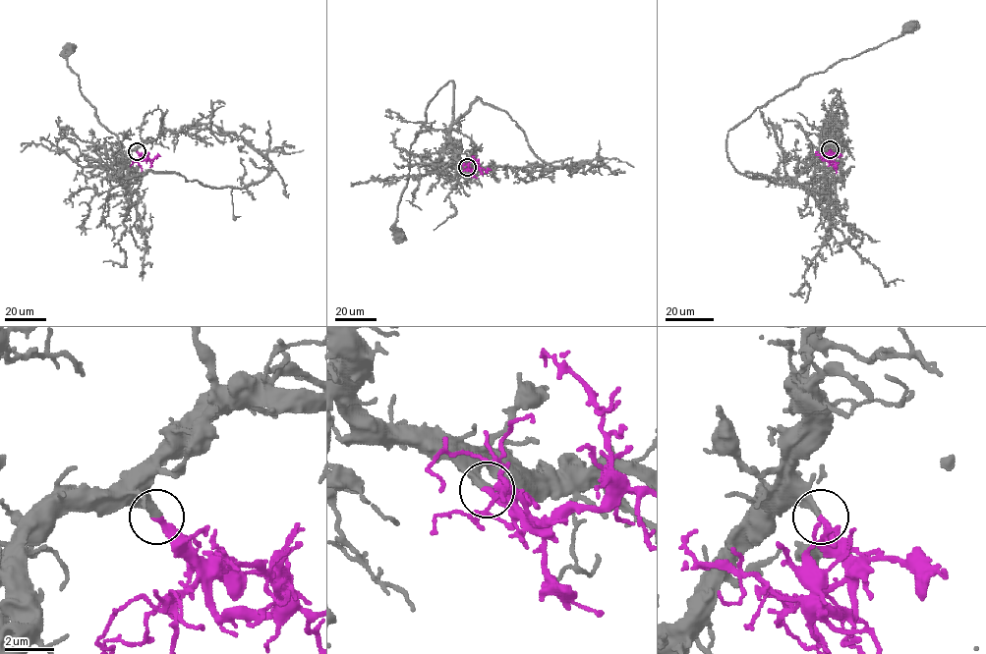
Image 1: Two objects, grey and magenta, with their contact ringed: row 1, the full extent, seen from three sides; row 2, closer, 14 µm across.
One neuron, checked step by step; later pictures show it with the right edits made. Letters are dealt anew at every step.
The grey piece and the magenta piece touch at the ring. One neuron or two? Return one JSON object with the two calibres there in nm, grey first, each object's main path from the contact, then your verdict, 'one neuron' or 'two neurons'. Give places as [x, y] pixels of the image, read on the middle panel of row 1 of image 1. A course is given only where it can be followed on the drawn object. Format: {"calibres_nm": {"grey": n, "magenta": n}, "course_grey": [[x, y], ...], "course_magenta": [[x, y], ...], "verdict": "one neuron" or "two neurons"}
{"calibres_nm": {"grey": 300, "magenta": 300}, "course_grey": [[467, 168], [455, 161], [449, 144], [451, 81], [430, 101], [411, 145], [409, 175], [395, 224], [399, 236]], "course_magenta": [[467, 168], [477, 169], [476, 160], [472, 157]], "verdict": "one neuron"}

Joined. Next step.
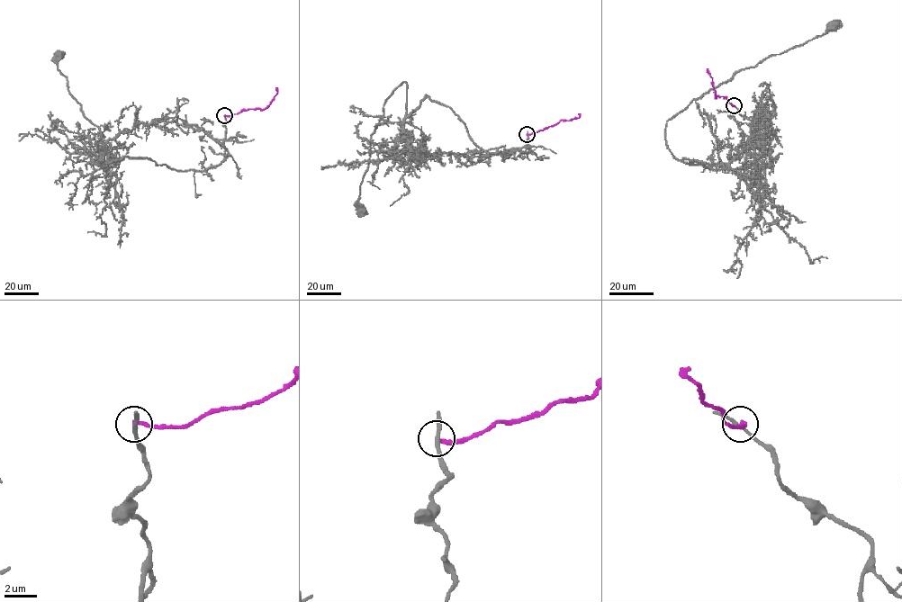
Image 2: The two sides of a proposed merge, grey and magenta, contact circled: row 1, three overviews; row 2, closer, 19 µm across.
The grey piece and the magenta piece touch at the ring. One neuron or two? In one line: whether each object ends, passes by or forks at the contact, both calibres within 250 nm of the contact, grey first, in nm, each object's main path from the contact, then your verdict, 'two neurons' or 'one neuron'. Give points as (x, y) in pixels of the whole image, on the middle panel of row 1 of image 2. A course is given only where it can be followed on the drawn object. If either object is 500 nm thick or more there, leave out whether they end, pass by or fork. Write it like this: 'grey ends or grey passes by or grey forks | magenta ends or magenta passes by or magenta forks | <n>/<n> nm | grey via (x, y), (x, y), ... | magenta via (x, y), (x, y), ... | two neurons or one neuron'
grey passes by | magenta ends | 200/240 nm | grey via (527, 134), (528, 148), (488, 156), (410, 150), (403, 82), (371, 136), (362, 211) | magenta via (527, 134), (554, 125), (561, 120), (578, 118), (579, 113) | two neurons

